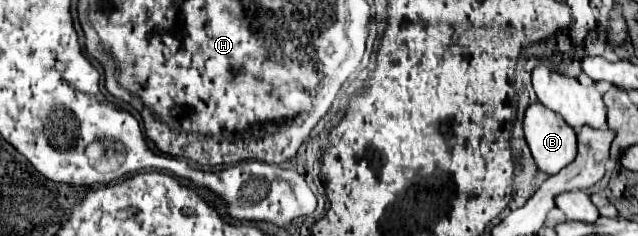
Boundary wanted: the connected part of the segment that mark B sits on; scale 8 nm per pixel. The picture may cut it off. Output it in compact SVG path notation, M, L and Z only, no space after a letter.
M531 104L525 112L525 122L523 122L523 130L525 130L525 140L531 148L531 154L535 158L535 164L537 168L547 174L547 176L553 176L557 174L559 170L563 170L565 166L569 166L573 162L573 158L577 158L577 136L575 136L575 130L571 126L565 124L565 120L547 110L543 104Z

